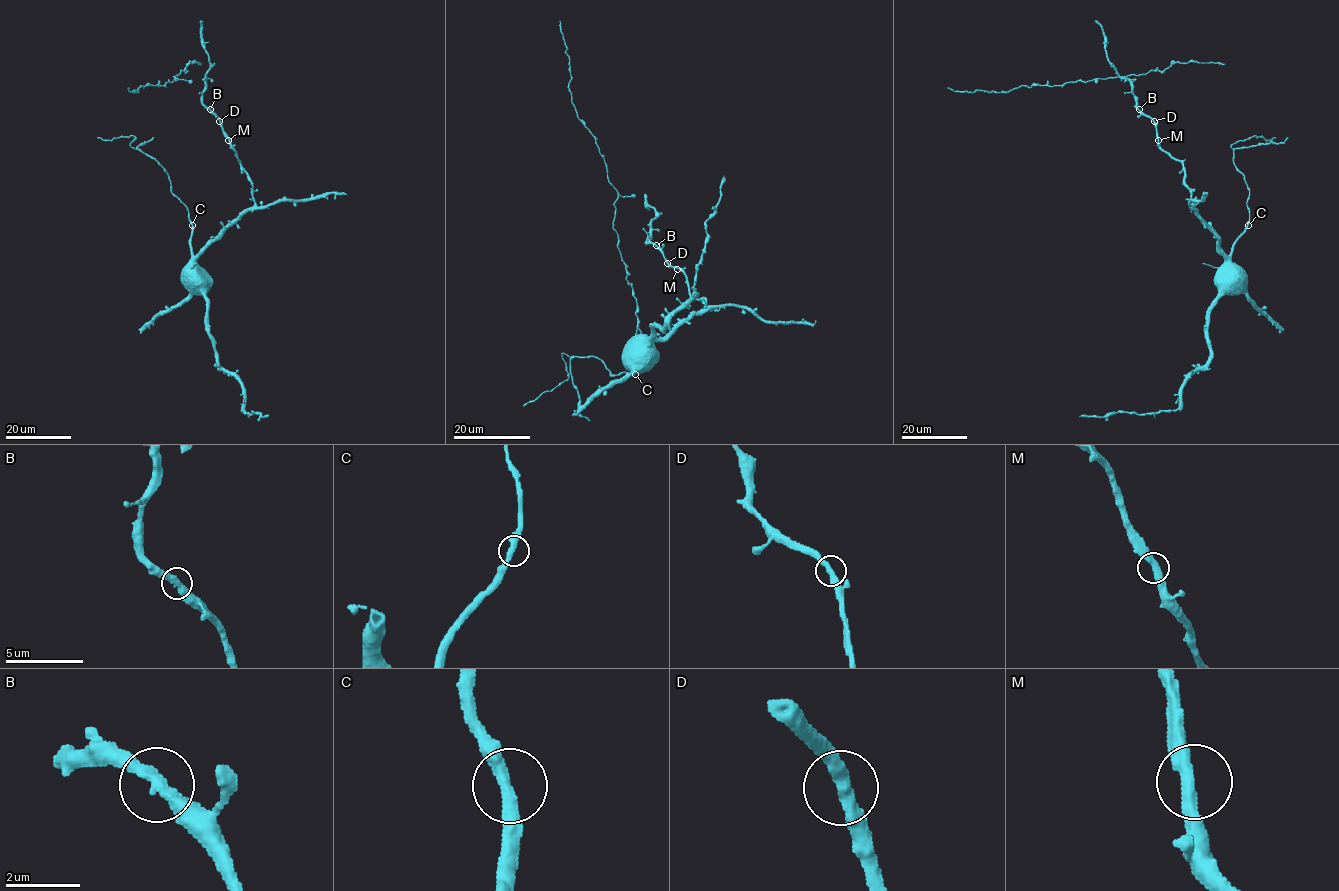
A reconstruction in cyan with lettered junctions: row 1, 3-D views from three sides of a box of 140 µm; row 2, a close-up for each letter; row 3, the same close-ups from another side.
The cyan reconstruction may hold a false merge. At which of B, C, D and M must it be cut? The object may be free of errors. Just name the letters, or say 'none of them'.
none of them

